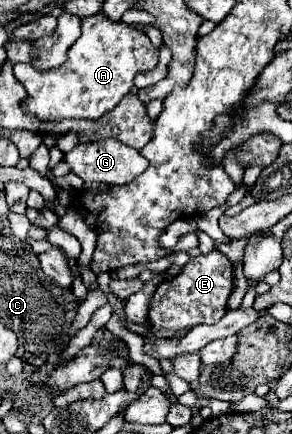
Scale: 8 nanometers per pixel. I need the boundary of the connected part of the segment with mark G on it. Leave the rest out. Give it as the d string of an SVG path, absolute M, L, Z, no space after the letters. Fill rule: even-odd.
M100 139L94 143L76 145L70 153L66 153L66 163L72 165L72 171L84 183L108 183L108 185L126 185L148 167L148 161L140 155L140 151L130 149L114 139Z

